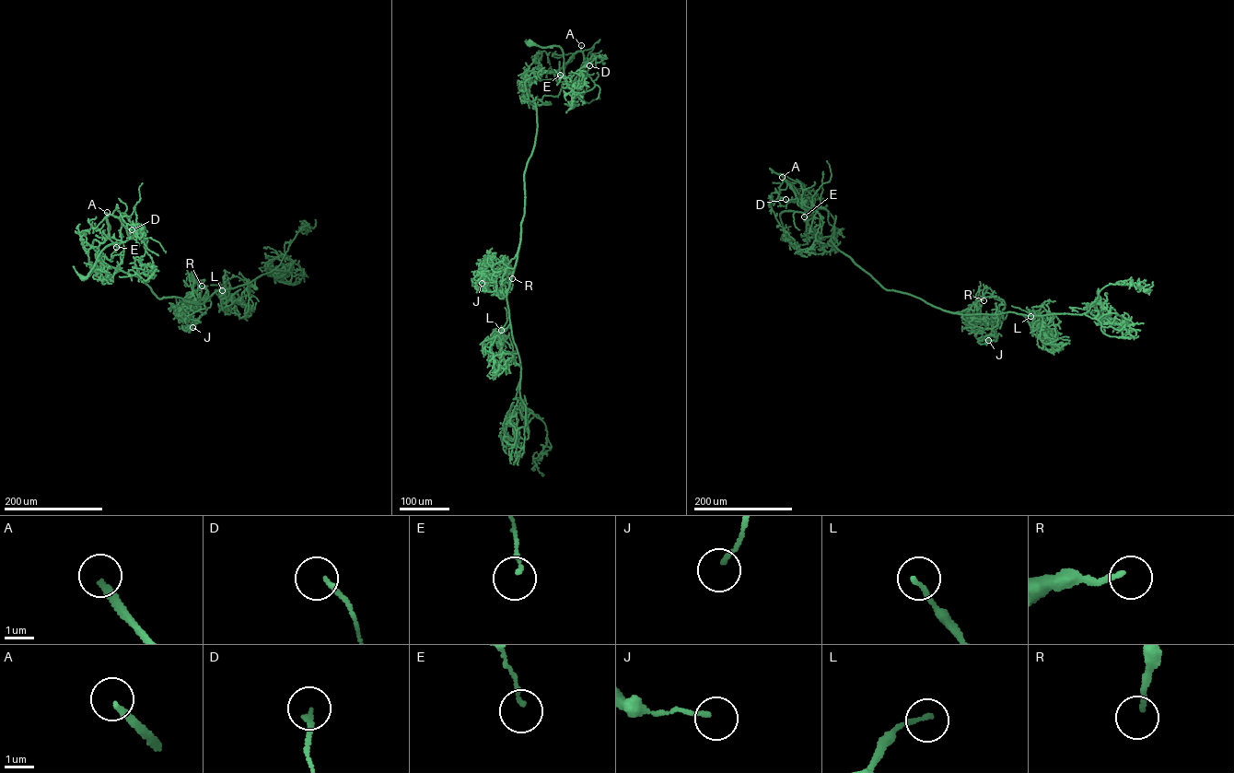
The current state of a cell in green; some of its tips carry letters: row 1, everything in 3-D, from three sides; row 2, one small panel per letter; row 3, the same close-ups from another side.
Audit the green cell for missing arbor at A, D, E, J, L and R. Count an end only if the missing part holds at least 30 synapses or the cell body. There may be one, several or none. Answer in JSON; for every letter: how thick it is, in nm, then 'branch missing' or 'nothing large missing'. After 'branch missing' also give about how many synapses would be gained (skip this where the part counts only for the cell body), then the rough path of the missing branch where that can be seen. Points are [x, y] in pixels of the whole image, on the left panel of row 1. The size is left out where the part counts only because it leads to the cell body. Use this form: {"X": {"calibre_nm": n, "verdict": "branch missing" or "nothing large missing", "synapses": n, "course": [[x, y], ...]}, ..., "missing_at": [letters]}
{"A": {"calibre_nm": 220, "verdict": "branch missing", "synapses": 100, "course": [[107, 212], [104, 208], [87, 214], [98, 211]]}, "D": {"calibre_nm": 160, "verdict": "nothing large missing"}, "E": {"calibre_nm": 110, "verdict": "nothing large missing"}, "J": {"calibre_nm": 130, "verdict": "nothing large missing"}, "L": {"calibre_nm": 140, "verdict": "nothing large missing"}, "R": {"calibre_nm": 180, "verdict": "nothing large missing"}, "missing_at": ["A"]}

